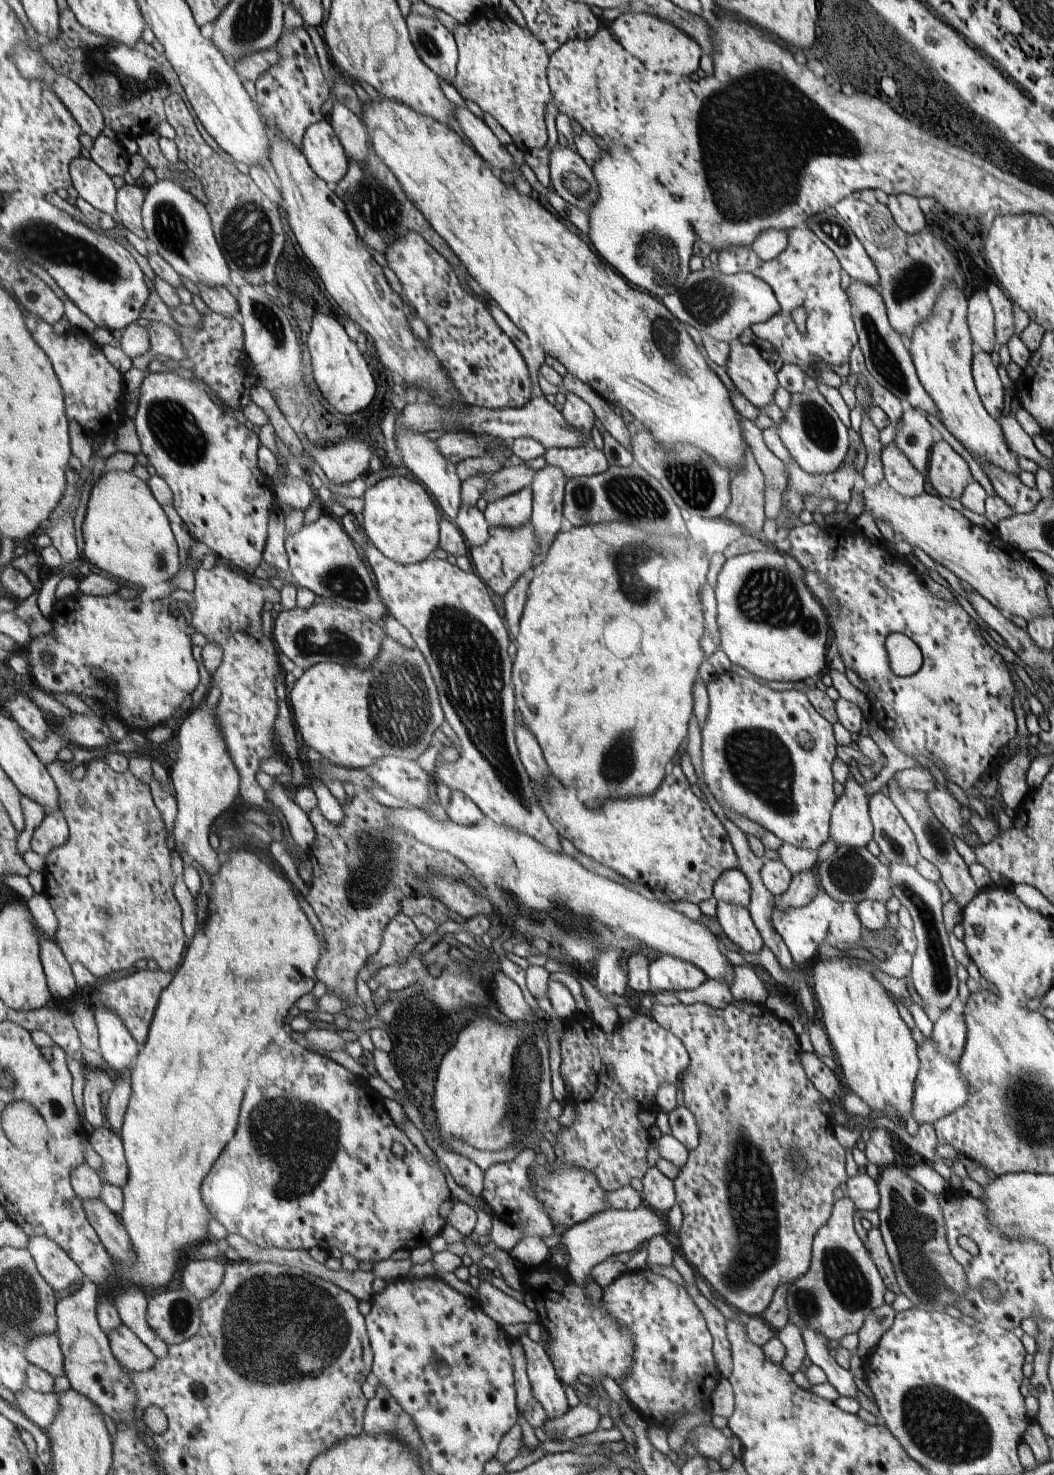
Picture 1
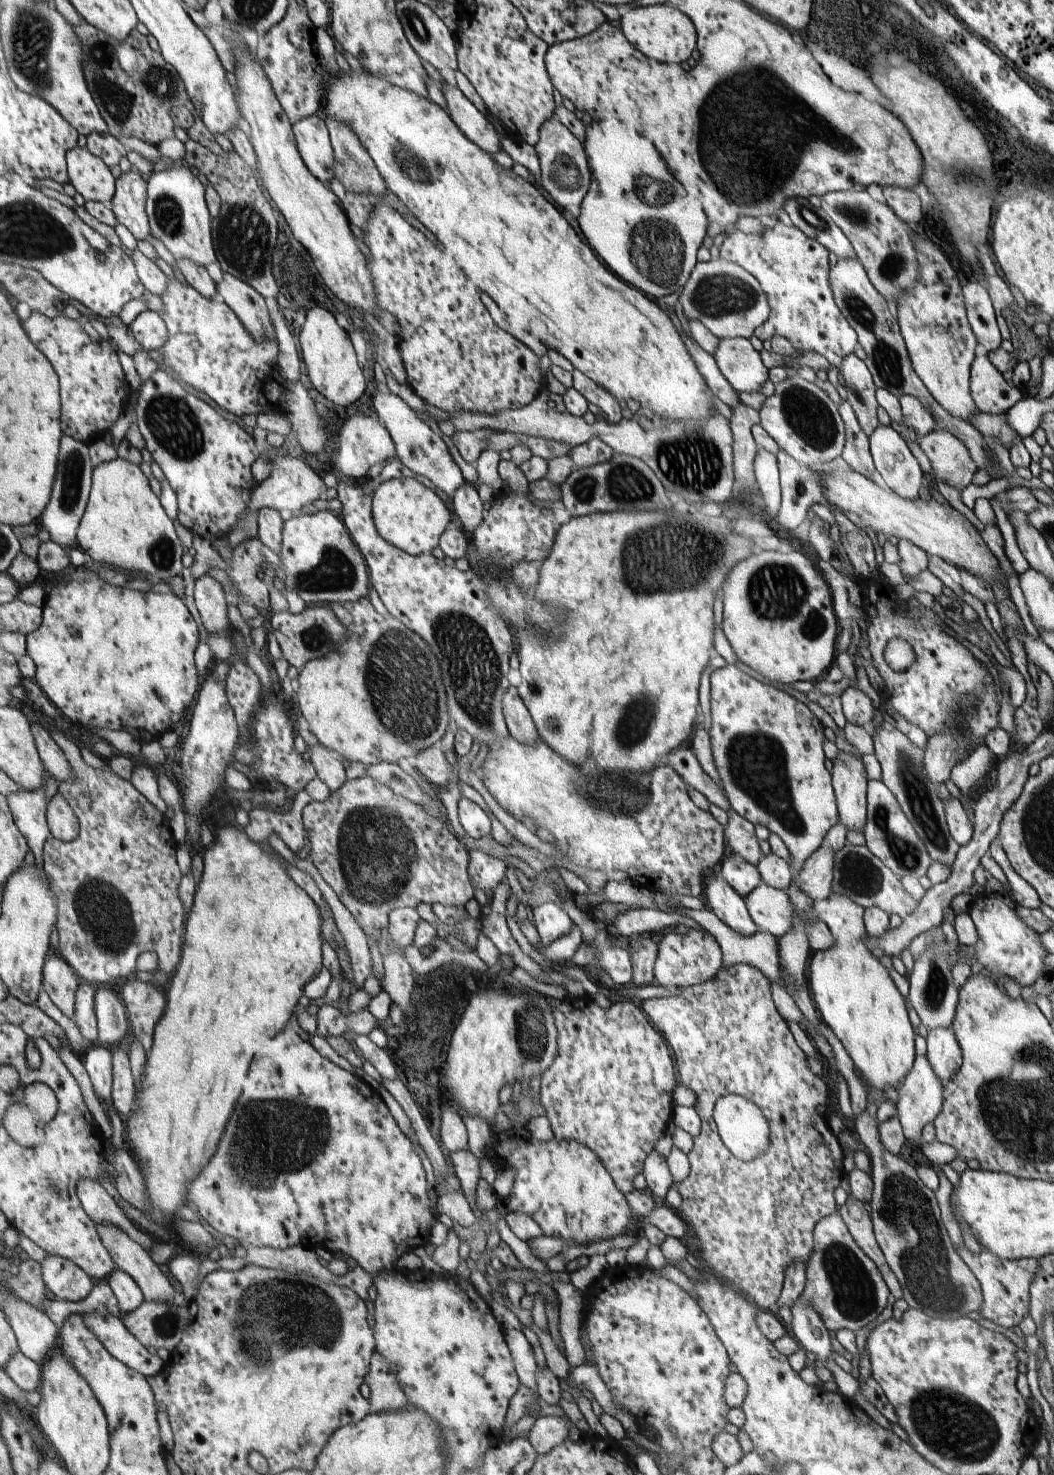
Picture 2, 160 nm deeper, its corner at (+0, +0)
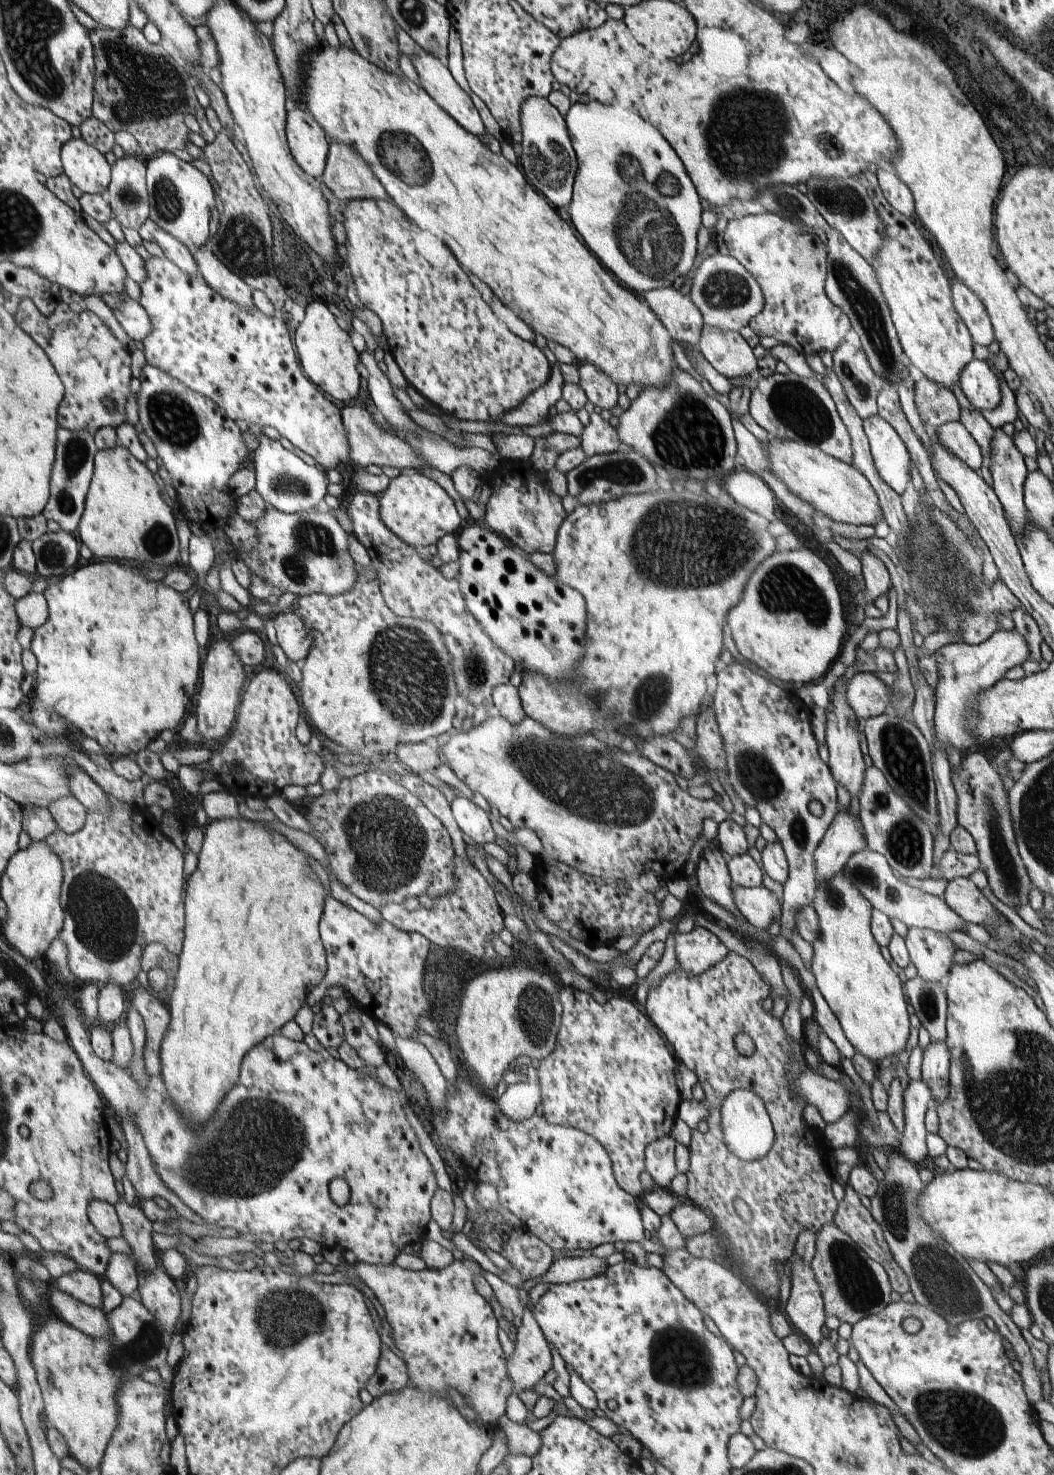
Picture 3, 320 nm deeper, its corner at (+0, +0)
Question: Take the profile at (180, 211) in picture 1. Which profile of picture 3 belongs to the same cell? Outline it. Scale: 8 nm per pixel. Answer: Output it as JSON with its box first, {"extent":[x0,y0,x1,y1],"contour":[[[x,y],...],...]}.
{"extent":[143,153,216,250],"contour":[[[174,153],[149,157],[148,163],[143,166],[143,173],[149,192],[149,218],[152,223],[181,240],[190,250],[208,245],[209,222],[212,208],[216,206],[216,196],[210,180],[192,164],[176,158]]]}

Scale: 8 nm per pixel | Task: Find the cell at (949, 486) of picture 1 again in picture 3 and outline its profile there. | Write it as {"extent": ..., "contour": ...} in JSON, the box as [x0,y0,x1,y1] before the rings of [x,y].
{"extent":[934,420,984,471],"contour":[[[959,420],[947,422],[934,431],[941,445],[972,470],[977,471],[984,464],[980,445]]]}

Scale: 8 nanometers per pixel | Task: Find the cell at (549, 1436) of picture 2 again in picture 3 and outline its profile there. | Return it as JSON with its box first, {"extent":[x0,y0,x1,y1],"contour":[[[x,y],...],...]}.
{"extent":[498,1416,541,1457],"contour":[[[509,1416],[501,1418],[498,1432],[503,1431],[508,1439],[510,1455],[528,1455],[533,1457],[541,1449],[541,1432],[539,1426],[524,1425],[519,1420],[511,1420]]]}

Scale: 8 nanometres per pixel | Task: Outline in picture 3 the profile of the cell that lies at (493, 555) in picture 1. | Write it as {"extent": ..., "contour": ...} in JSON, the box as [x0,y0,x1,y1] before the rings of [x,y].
{"extent":[482,460,567,554],"contour":[[[503,460],[489,477],[492,493],[482,523],[526,554],[552,553],[561,522],[567,517],[562,498],[545,485],[544,474],[530,462]]]}

